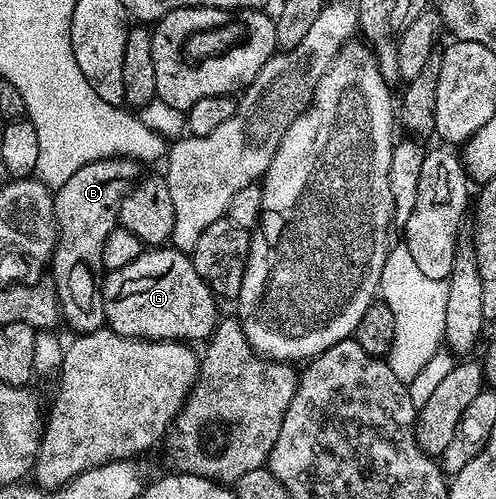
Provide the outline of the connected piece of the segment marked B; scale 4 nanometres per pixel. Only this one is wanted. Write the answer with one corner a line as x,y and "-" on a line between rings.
128,157
93,161
77,169
77,173
54,192
59,240
55,242
55,254
49,260
49,275
55,280
62,318
65,323
67,319
72,332
97,331
104,326
105,272
101,265
101,245
105,245
105,237
109,237
119,222
121,201
133,190
133,185
140,182
139,167
136,160

